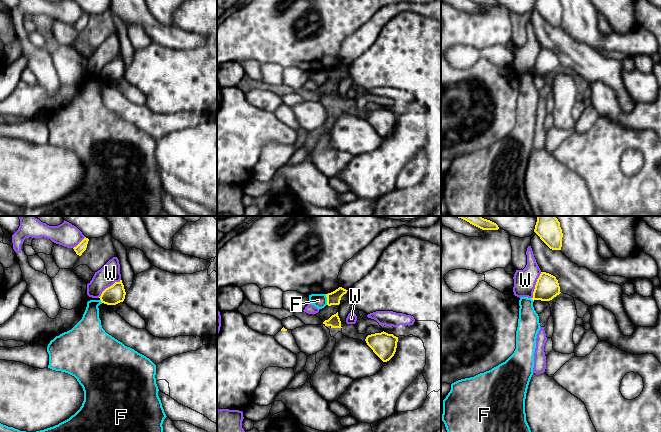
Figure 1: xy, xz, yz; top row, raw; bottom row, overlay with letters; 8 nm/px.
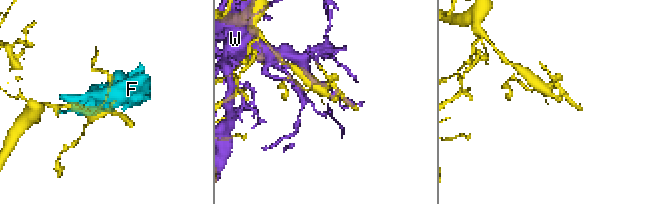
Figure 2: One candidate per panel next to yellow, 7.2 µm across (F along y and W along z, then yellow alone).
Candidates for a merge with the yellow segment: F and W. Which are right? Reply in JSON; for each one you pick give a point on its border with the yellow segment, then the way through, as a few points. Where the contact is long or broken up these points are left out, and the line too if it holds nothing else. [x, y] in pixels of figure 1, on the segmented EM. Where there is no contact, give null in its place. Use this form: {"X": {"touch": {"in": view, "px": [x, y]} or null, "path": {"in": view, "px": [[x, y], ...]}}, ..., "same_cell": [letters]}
{"same_cell": []}

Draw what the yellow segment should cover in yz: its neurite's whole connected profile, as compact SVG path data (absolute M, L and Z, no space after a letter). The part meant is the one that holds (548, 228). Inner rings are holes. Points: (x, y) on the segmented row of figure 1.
M537 216L534 232L552 250L561 250L562 229L555 216Z

